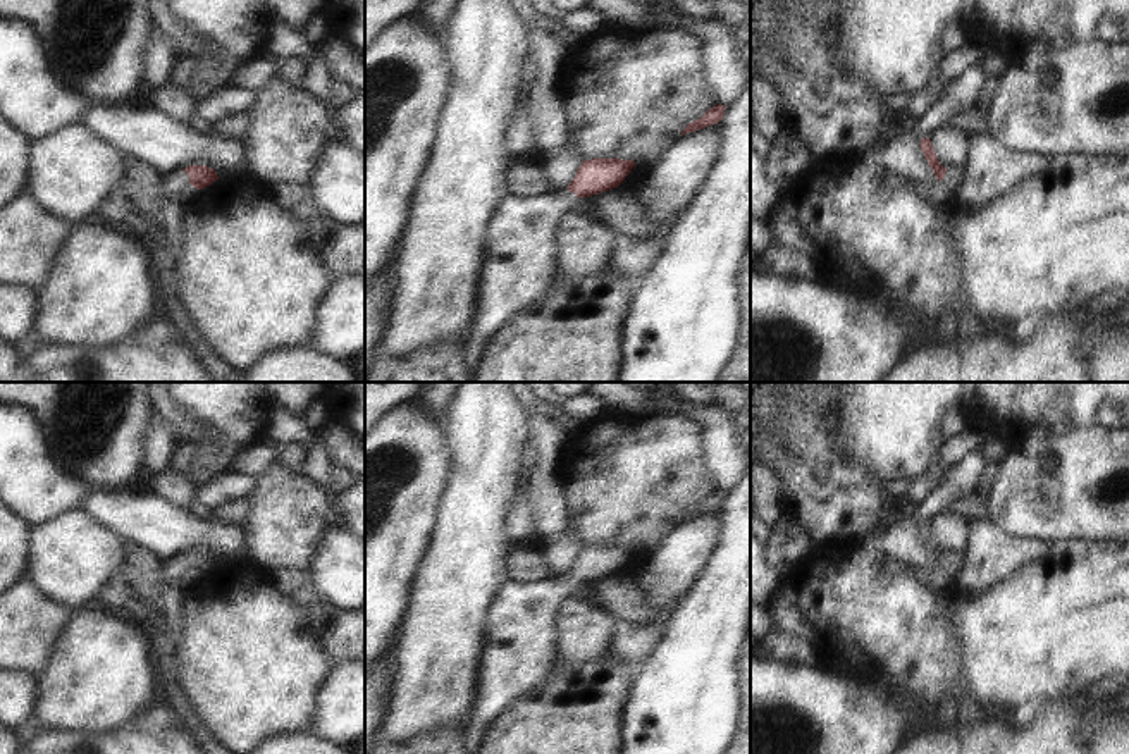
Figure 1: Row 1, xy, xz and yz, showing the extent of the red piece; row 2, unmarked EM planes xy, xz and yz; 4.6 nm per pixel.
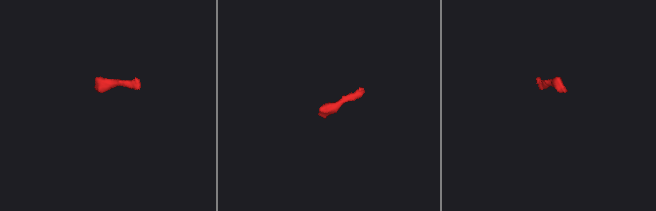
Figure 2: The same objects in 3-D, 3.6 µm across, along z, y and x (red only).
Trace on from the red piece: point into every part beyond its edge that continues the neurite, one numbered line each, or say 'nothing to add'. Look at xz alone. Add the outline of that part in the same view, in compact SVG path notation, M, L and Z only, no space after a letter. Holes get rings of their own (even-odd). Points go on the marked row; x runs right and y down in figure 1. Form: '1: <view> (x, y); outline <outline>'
1: xz (518, 267); outline M568 189L530 196L506 195L494 208L487 224L473 318L461 337L470 368L475 370L487 341L499 327L551 289L556 279L556 229L561 217L575 208L580 208L580 198Z

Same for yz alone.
1: yz (954, 176); outline M948 167L947 169L943 182L945 182L950 196L953 196L955 189L962 184L962 179L964 179L964 170L960 170L957 167Z

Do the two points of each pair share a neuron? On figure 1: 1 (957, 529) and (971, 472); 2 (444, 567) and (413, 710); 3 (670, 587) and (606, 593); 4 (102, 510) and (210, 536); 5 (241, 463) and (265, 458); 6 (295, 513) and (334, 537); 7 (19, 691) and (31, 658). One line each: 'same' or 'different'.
1: different
2: same
3: different
4: same
5: same
6: different
7: different

